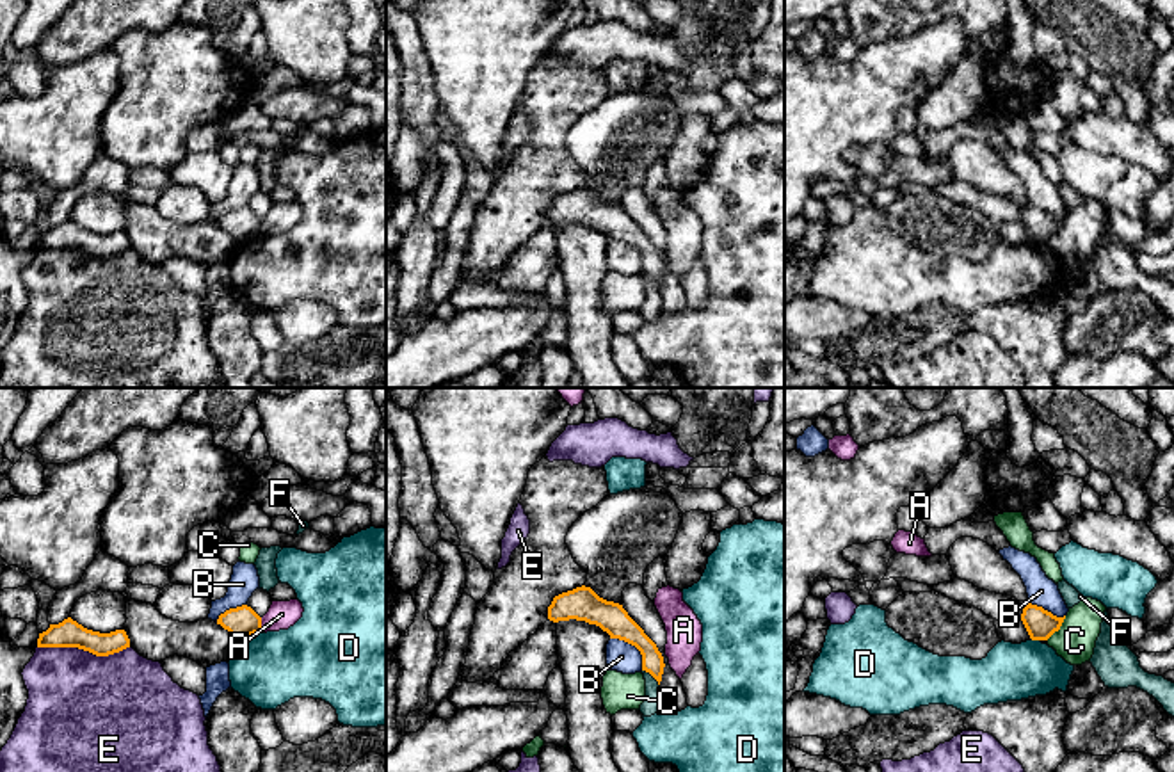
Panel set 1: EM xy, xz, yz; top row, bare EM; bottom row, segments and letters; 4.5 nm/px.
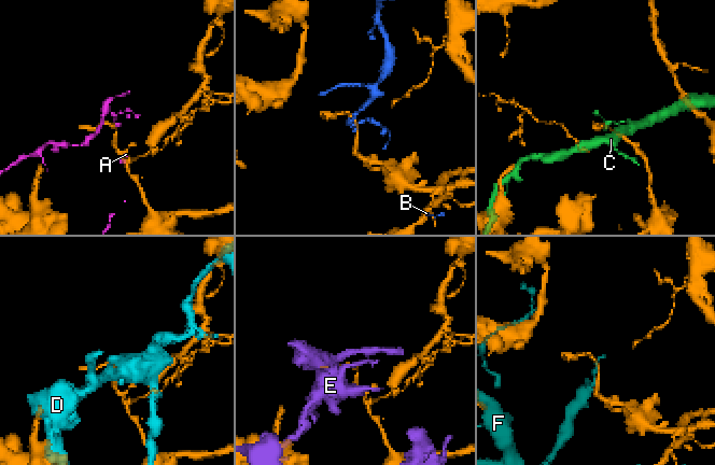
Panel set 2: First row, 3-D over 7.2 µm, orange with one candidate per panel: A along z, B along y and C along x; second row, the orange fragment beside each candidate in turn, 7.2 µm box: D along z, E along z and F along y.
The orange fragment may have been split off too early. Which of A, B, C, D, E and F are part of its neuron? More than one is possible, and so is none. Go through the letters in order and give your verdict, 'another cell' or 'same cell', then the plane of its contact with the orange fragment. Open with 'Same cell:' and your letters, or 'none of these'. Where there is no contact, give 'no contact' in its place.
Same cell: none of these
A: another cell; meets orange in xy
B: another cell; meets orange in xz
C: another cell; meets orange in yz
D: another cell; meets orange in xy
E: another cell; meets orange in xy
F: another cell; meets orange in xz

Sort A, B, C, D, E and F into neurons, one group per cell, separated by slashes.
A / B / C / D / E / F

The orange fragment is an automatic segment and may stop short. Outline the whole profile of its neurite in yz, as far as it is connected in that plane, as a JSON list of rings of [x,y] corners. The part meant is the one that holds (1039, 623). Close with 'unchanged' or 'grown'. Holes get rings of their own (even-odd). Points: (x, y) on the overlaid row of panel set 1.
[[[1028,603],[1023,608],[1021,621],[1032,640],[1048,640],[1055,631],[1060,630],[1064,617],[1057,617],[1042,607]]] | unchanged

